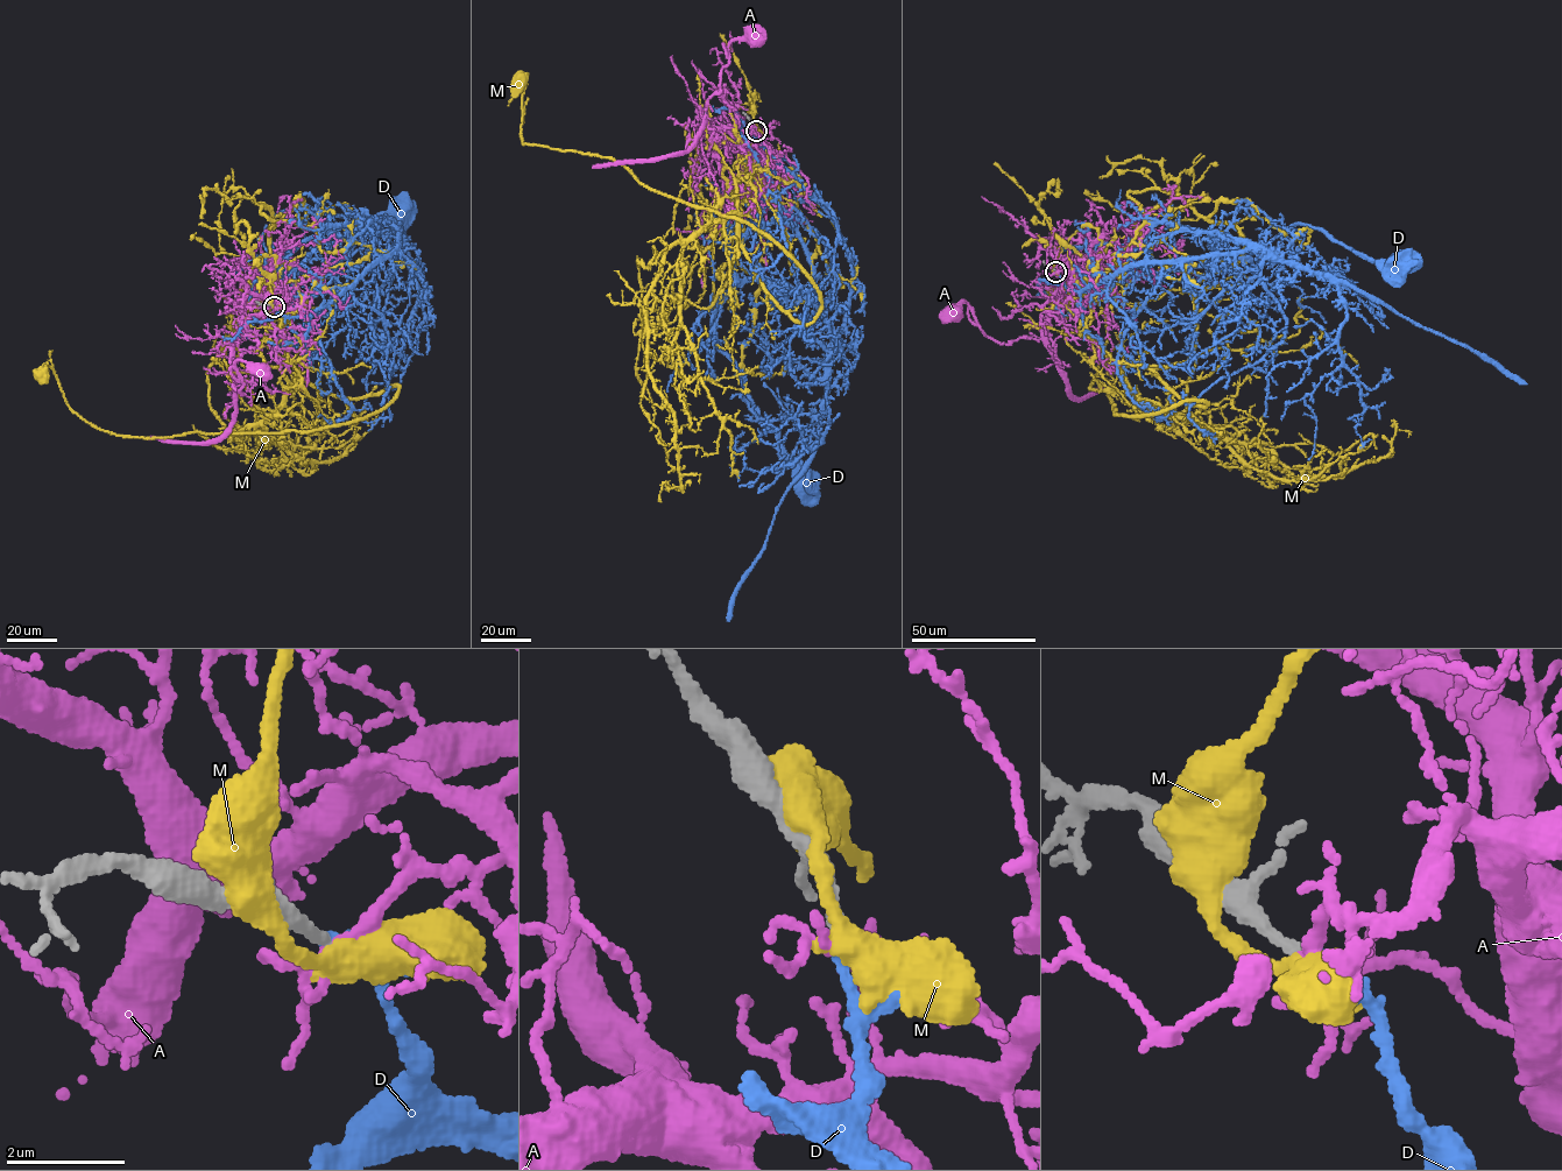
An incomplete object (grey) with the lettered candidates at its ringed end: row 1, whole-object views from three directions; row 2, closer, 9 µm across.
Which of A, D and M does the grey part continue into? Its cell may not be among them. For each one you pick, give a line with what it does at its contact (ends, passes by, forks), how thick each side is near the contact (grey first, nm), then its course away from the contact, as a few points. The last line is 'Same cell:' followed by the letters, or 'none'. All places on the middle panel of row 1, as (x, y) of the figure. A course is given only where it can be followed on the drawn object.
D: it ends there; 200 nm thick on the grey side, 180 nm on the other; it runs (756, 131), (833, 219), (853, 270), (835, 333), (815, 307), (756, 276), (711, 325), (806, 480)
Same cell: D

